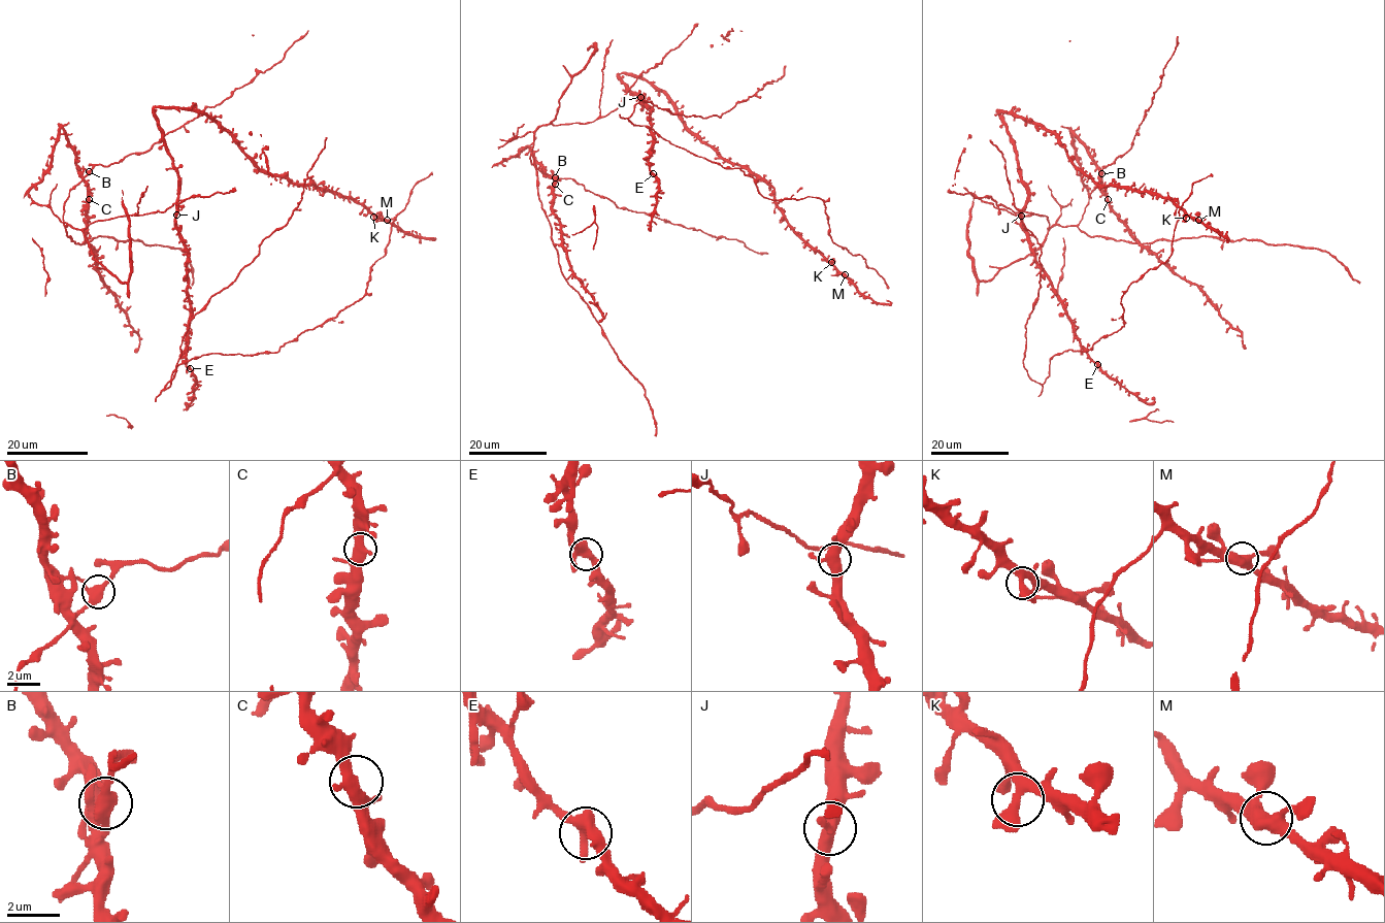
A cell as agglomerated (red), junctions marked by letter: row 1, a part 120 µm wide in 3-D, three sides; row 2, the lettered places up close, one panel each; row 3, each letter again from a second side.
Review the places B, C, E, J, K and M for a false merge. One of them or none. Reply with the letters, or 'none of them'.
none of them

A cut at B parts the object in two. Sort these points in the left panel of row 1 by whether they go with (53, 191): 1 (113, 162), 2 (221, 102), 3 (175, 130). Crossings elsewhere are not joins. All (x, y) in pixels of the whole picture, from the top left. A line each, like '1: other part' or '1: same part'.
1: other part
2: other part
3: other part

